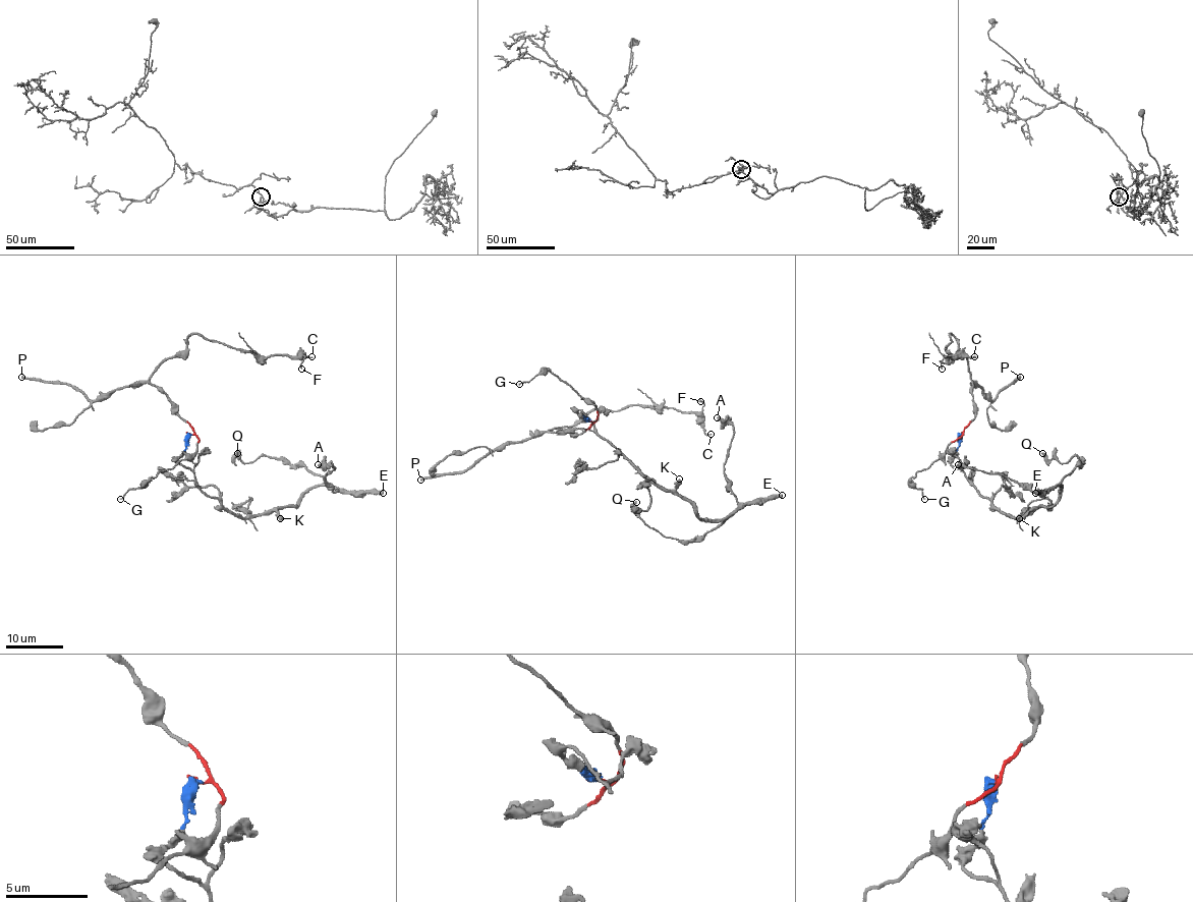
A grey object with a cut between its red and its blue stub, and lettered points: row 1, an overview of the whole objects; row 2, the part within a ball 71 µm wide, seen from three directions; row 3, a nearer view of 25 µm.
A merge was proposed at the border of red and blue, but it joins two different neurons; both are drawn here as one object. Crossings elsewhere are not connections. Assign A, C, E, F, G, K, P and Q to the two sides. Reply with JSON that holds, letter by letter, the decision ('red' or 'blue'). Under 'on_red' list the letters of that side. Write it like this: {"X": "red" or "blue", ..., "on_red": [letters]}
{"A": "blue", "C": "red", "E": "blue", "F": "red", "G": "red", "K": "blue", "P": "red", "Q": "blue", "on_red": ["C", "F", "G", "P"]}

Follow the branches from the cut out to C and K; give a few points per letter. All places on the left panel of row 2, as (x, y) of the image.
C: (190, 433), (192, 429), (150, 382), (150, 375), (178, 355), (191, 334), (265, 357), (311, 357)
K: (188, 433), (178, 457), (203, 492), (243, 517), (275, 510), (280, 519)

